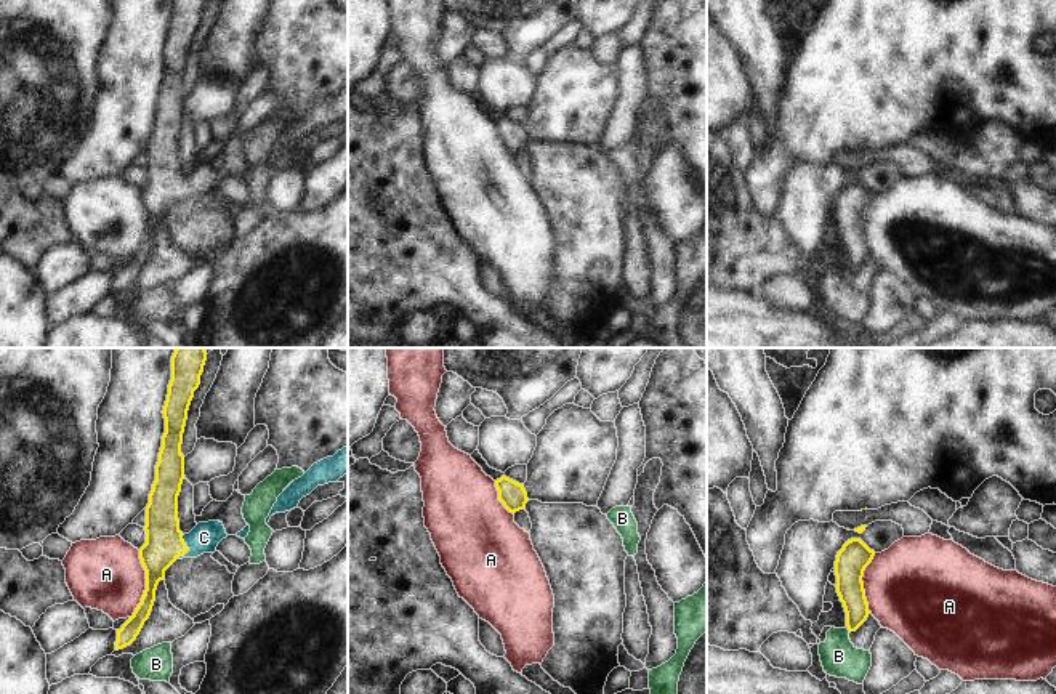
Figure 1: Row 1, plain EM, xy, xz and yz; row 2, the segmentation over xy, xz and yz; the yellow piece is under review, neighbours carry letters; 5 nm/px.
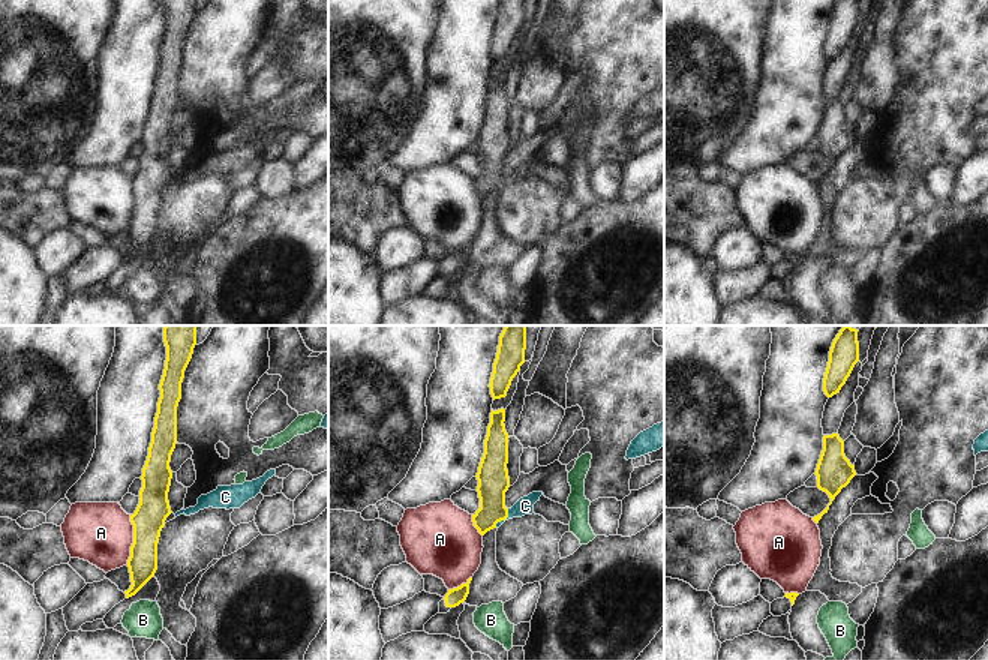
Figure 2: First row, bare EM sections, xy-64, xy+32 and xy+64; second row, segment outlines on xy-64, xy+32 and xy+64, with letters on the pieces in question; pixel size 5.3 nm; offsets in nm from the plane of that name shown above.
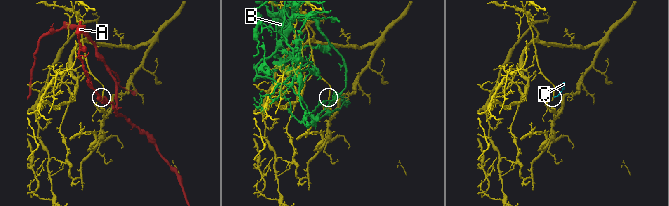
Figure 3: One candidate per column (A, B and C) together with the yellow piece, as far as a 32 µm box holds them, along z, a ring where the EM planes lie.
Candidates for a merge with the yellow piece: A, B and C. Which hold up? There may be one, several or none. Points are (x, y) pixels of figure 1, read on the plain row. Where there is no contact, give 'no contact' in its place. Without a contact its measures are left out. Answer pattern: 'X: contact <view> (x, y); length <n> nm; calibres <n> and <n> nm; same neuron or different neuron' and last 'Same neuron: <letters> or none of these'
A: contact xy (146, 225); length 340 nm; calibres 190 and 360 nm; different neuron
B: contact yz (848, 270); length 30 nm; calibres 140 and 190 nm; different neuron
C: contact xy (188, 189); length 140 nm; calibres 190 and 150 nm; same neuron
Same neuron: C

